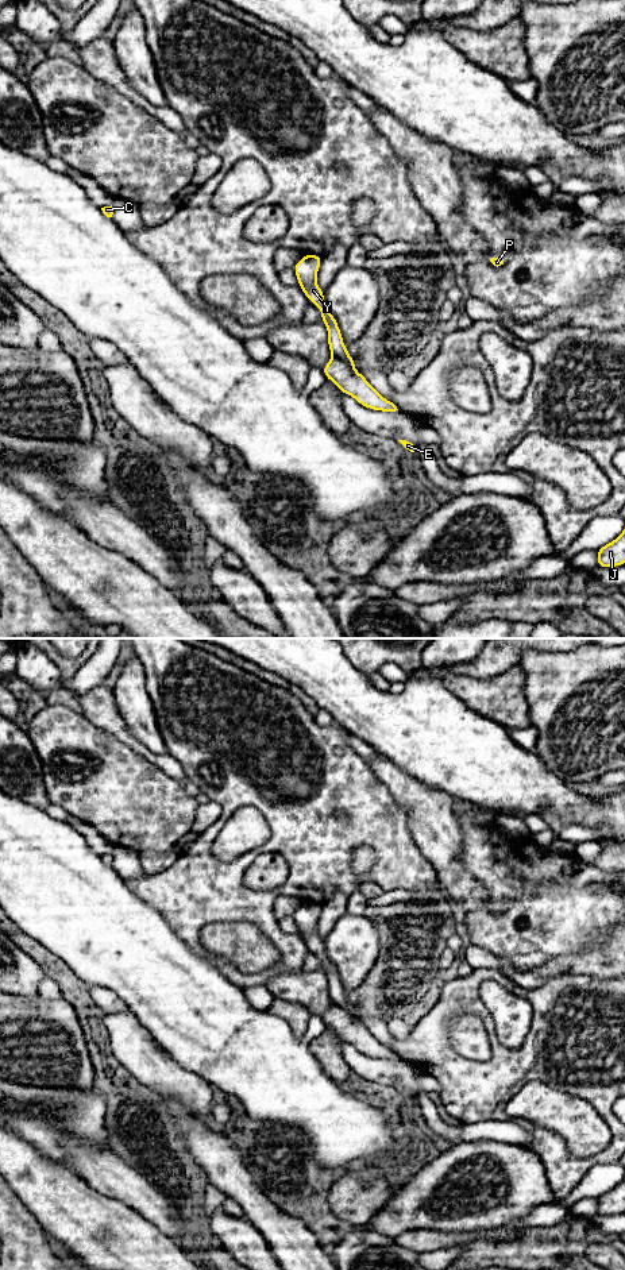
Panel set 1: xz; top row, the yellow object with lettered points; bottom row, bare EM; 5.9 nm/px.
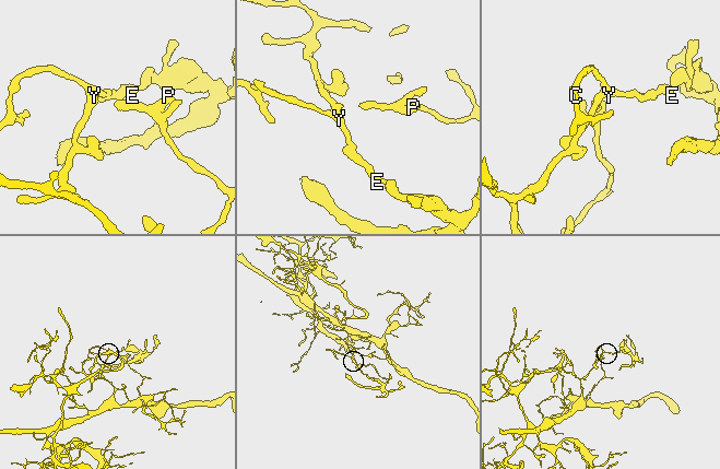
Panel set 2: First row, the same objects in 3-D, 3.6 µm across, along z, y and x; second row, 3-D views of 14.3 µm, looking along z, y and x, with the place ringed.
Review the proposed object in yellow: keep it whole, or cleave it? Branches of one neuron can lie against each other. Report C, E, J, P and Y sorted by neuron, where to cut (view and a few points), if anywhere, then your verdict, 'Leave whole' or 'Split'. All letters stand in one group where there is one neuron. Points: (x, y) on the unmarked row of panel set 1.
Groups: C P Y / E J. Split along xz (334, 1003), (352, 1015). Split

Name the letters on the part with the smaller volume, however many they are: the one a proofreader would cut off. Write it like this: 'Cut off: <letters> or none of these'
Cut off: E, J

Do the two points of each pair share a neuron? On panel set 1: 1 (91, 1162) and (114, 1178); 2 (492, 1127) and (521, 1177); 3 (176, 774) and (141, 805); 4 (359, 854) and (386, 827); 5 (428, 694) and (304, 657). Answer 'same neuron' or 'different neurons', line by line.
1: same neuron
2: different neurons
3: different neurons
4: different neurons
5: same neuron

